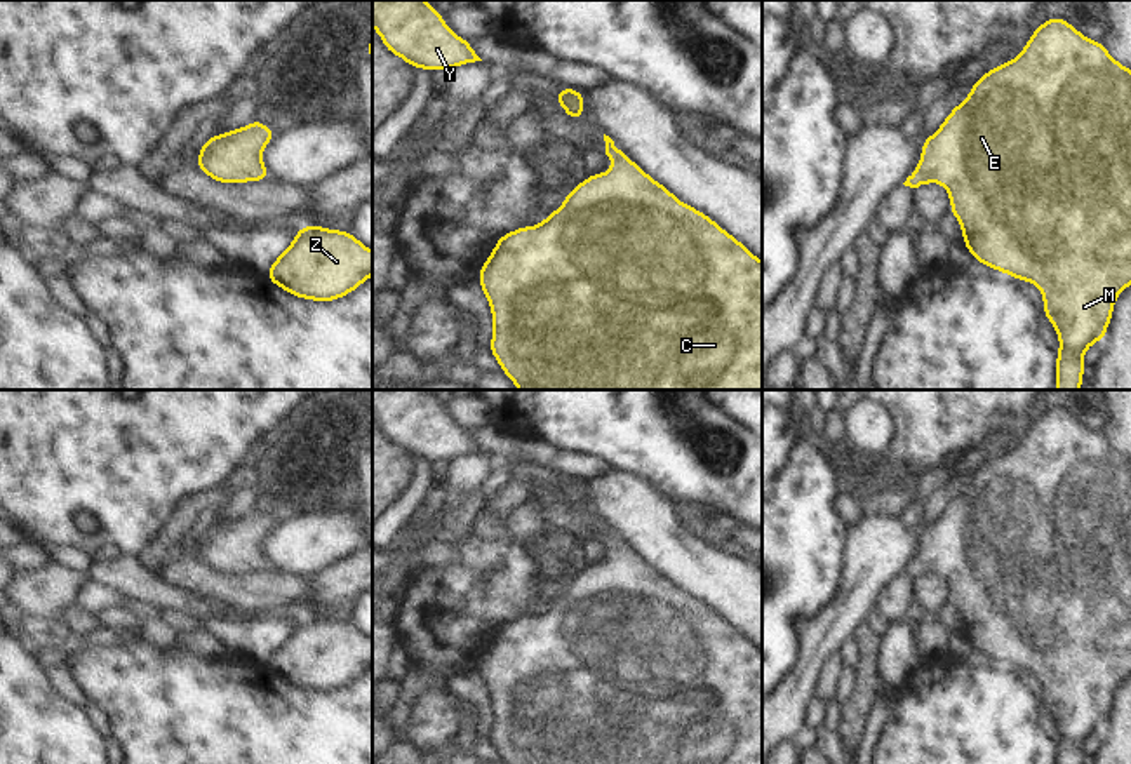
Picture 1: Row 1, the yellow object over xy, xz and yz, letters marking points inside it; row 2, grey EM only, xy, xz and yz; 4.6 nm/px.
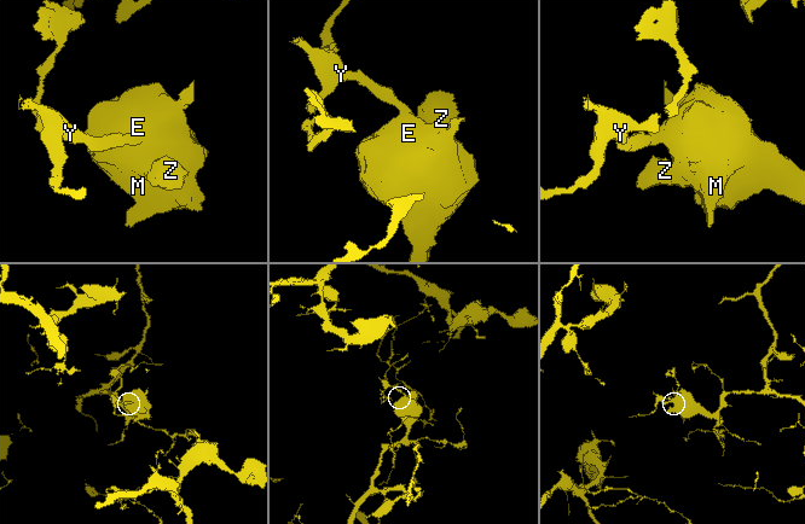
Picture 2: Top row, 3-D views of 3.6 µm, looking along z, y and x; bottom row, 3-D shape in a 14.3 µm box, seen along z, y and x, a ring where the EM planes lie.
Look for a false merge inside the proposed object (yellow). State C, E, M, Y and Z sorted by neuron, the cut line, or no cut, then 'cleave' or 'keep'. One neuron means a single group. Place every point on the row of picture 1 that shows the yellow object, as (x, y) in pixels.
C E M Y Z | no cut | keep

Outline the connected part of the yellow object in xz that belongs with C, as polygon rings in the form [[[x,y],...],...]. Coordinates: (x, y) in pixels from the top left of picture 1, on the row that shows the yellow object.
[[[604,134],[612,169],[590,174],[566,193],[566,202],[536,226],[520,226],[496,240],[478,271],[478,284],[492,312],[489,352],[519,390],[762,390],[762,261],[701,211],[680,202],[670,190],[632,162]]]

